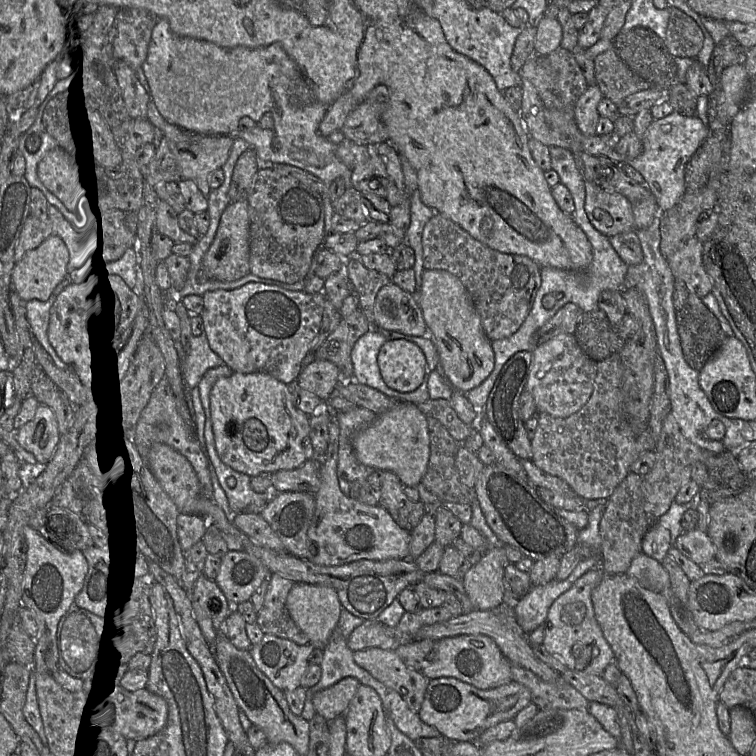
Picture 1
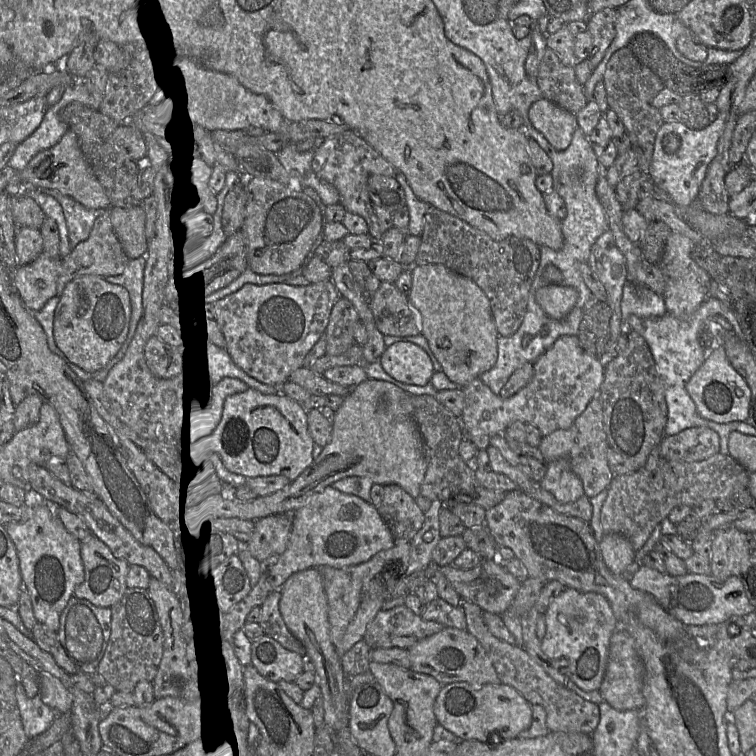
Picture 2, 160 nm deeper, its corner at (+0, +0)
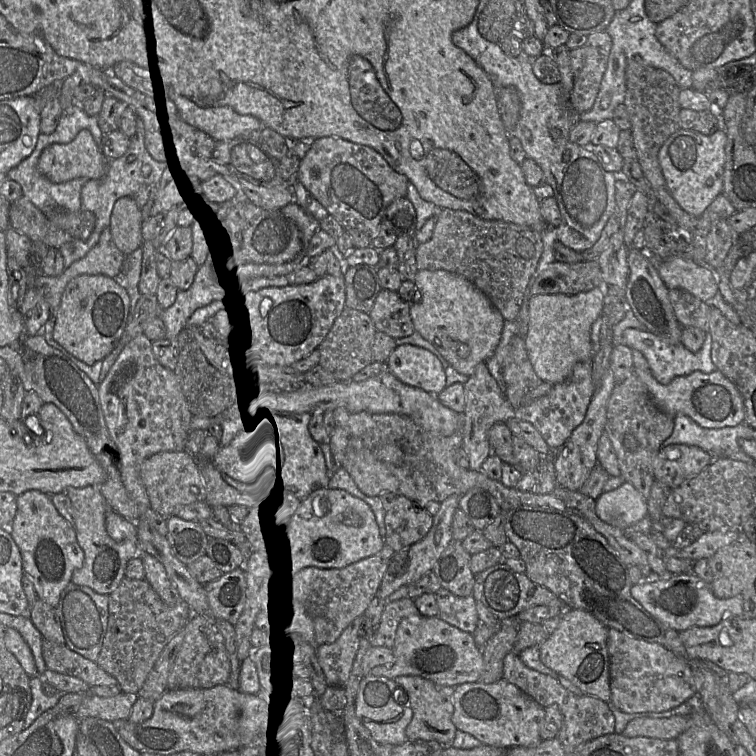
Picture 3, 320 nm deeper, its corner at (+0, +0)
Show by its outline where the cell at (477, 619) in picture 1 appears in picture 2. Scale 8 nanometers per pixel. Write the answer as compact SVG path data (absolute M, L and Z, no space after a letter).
M407 606L380 610L367 625L364 640L372 648L405 648L417 641L440 632L445 626L426 621Z

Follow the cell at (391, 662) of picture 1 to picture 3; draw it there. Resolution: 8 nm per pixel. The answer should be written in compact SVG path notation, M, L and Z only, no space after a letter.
M398 676L394 678L404 694L404 705L412 710L412 719L406 728L408 741L437 741L445 746L452 746L457 728L452 722L454 711L453 693L456 687L441 686L420 676Z

